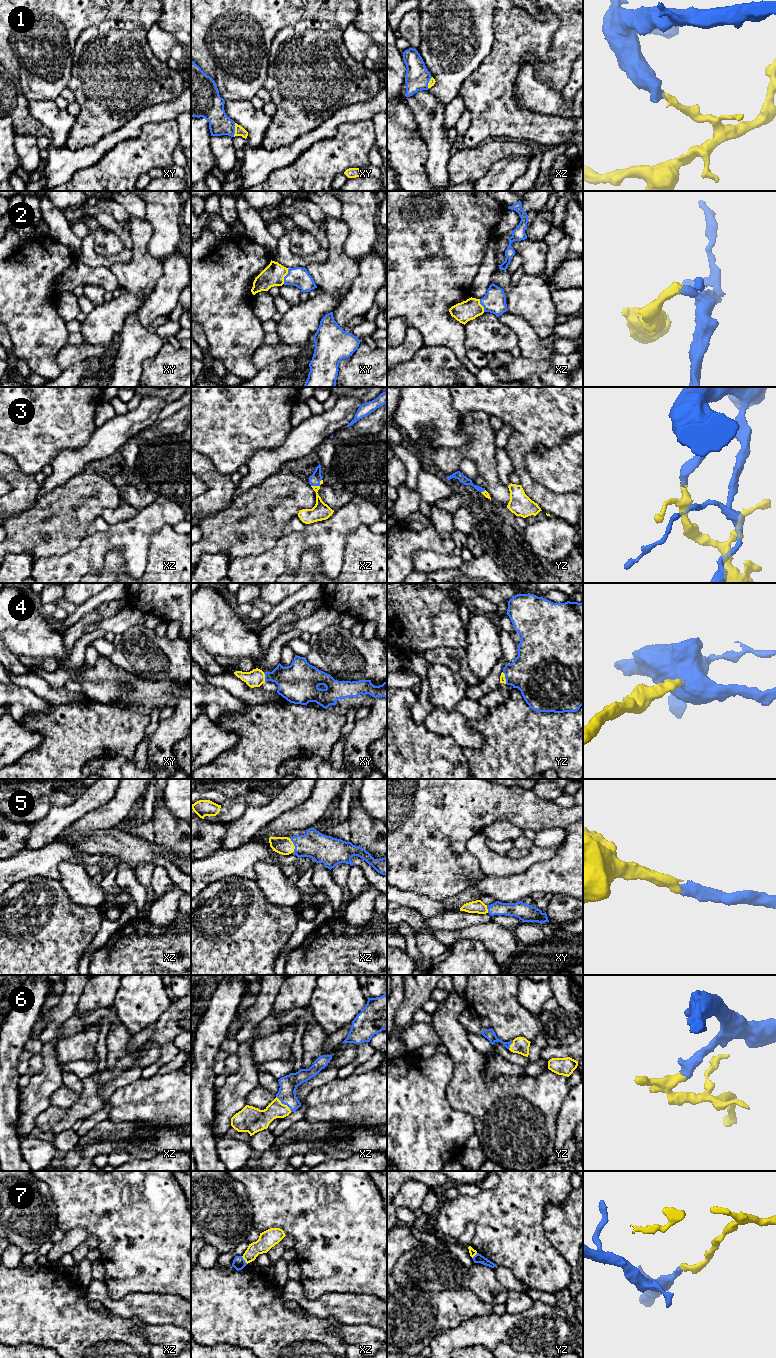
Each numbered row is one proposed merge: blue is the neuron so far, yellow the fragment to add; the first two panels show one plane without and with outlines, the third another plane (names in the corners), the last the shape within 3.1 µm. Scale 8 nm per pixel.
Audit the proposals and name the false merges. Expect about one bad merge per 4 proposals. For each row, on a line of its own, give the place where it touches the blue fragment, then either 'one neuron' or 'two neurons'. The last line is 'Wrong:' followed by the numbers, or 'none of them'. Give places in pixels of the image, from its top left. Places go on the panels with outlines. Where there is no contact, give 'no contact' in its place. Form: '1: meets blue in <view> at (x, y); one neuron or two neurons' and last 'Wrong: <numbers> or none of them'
1: meets blue in xy at (234, 130); one neuron
2: meets blue in xy at (285, 276); one neuron
3: meets blue in xz at (317, 485); one neuron
4: meets blue in xy at (265, 677); one neuron
5: meets blue in xz at (294, 845); one neuron
6: meets blue in xz at (284, 1104); one neuron
7: meets blue in xz at (244, 1260); two neurons
Wrong: 7

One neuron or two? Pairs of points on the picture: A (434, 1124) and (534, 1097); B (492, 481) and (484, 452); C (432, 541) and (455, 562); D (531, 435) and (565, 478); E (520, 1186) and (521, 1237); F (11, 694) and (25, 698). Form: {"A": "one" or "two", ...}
{"A": "two", "B": "one", "C": "two", "D": "two", "E": "one", "F": "one"}

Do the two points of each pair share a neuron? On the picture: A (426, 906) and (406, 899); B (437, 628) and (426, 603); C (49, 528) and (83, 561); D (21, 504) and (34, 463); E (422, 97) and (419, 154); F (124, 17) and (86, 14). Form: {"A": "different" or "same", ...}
{"A": "same", "B": "same", "C": "different", "D": "different", "E": "different", "F": "different"}

